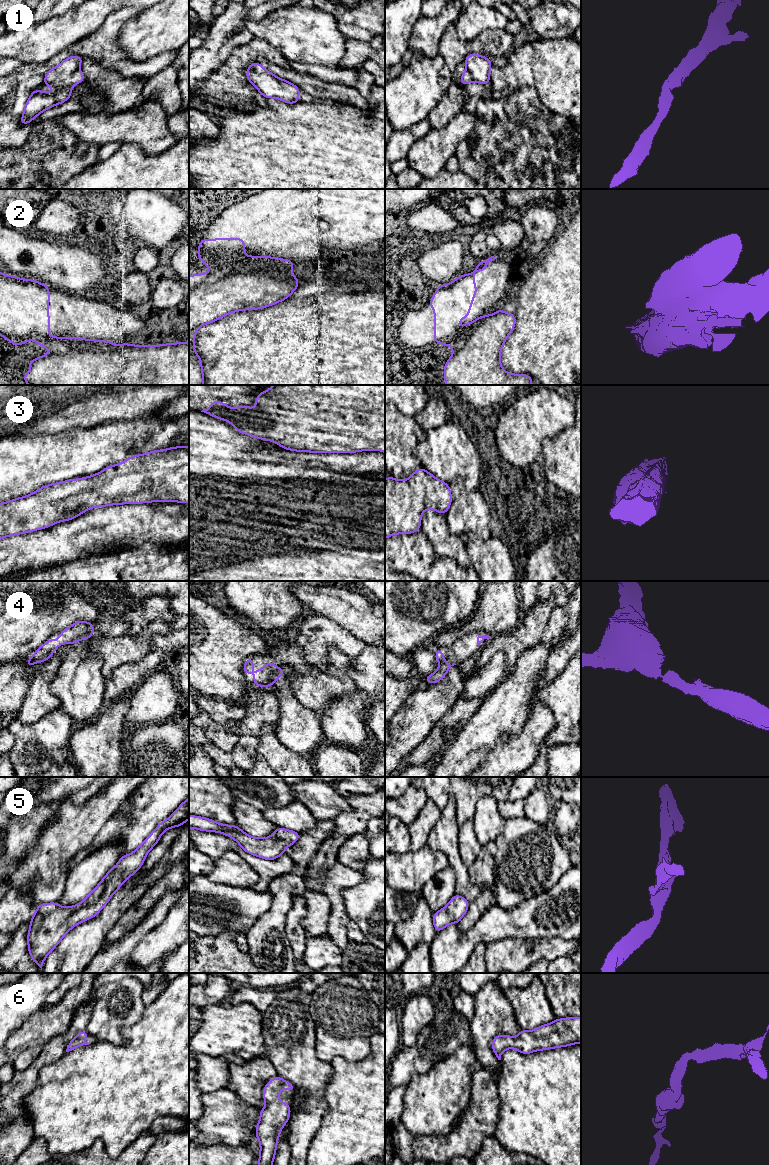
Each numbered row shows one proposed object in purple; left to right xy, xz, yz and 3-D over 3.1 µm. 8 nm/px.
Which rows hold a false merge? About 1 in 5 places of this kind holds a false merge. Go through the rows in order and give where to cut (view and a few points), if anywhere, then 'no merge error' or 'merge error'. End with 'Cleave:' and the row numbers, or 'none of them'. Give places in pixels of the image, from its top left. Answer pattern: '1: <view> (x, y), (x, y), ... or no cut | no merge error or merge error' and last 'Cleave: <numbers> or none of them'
1: no cut | no merge error
2: xy (0, 332), (6, 335), (44, 335), (47, 337) | merge error
3: no cut | no merge error
4: no cut | no merge error
5: no cut | no merge error
6: no cut | no merge error
Cleave: 2

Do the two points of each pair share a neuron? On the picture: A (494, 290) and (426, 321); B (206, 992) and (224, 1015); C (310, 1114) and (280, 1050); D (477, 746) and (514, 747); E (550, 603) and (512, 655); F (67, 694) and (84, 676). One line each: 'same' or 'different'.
A: same
B: different
C: same
D: different
E: same
F: same

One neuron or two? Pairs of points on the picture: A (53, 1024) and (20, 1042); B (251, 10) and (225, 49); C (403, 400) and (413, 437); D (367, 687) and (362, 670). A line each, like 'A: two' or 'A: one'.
A: one
B: one
C: two
D: one

